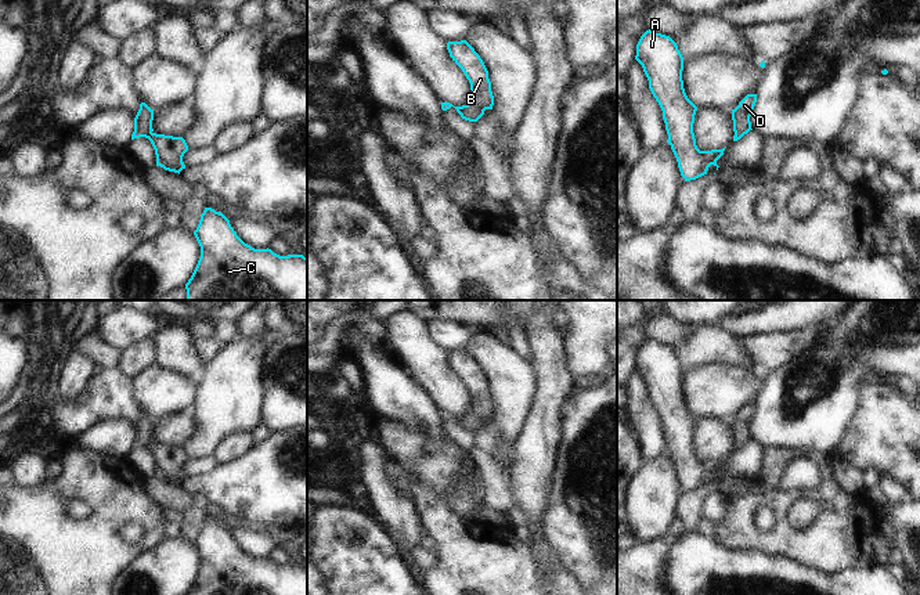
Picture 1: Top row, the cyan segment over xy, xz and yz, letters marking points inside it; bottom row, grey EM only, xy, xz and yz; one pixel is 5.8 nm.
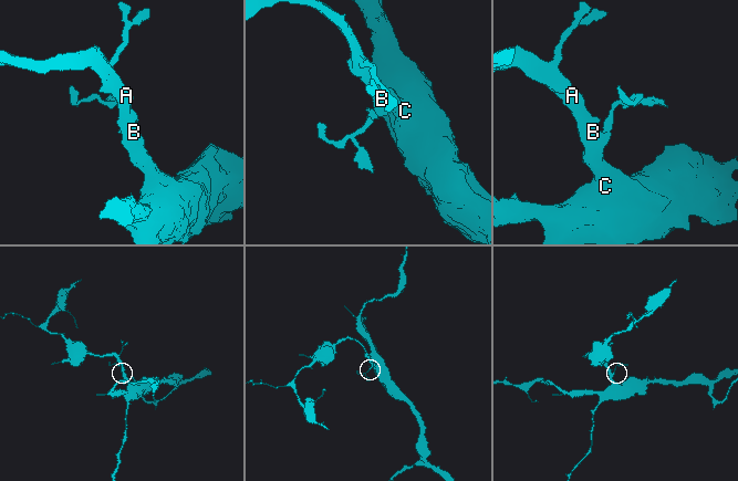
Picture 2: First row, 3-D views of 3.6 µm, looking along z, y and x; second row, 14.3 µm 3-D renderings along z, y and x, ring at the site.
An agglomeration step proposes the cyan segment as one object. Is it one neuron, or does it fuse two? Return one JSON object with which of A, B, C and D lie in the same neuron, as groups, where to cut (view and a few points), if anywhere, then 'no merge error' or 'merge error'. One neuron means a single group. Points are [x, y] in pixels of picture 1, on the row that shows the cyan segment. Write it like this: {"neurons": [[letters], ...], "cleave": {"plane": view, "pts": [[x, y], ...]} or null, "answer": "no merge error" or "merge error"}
{"neurons": [["A", "B", "C", "D"]], "cleave": null, "answer": "no merge error"}

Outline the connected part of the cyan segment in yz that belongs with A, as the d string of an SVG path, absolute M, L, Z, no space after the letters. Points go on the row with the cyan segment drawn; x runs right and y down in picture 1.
M649 29L641 36L636 44L635 60L642 65L649 80L649 89L663 111L663 119L668 134L667 143L671 145L677 158L681 176L685 181L690 181L707 174L711 165L718 170L719 166L717 161L724 155L725 148L700 151L696 145L693 123L697 107L688 98L683 89L683 57L677 43L670 36Z

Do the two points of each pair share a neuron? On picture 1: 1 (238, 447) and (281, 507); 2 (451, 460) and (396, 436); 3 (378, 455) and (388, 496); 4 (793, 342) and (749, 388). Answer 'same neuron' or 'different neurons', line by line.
1: different neurons
2: same neuron
3: same neuron
4: different neurons

